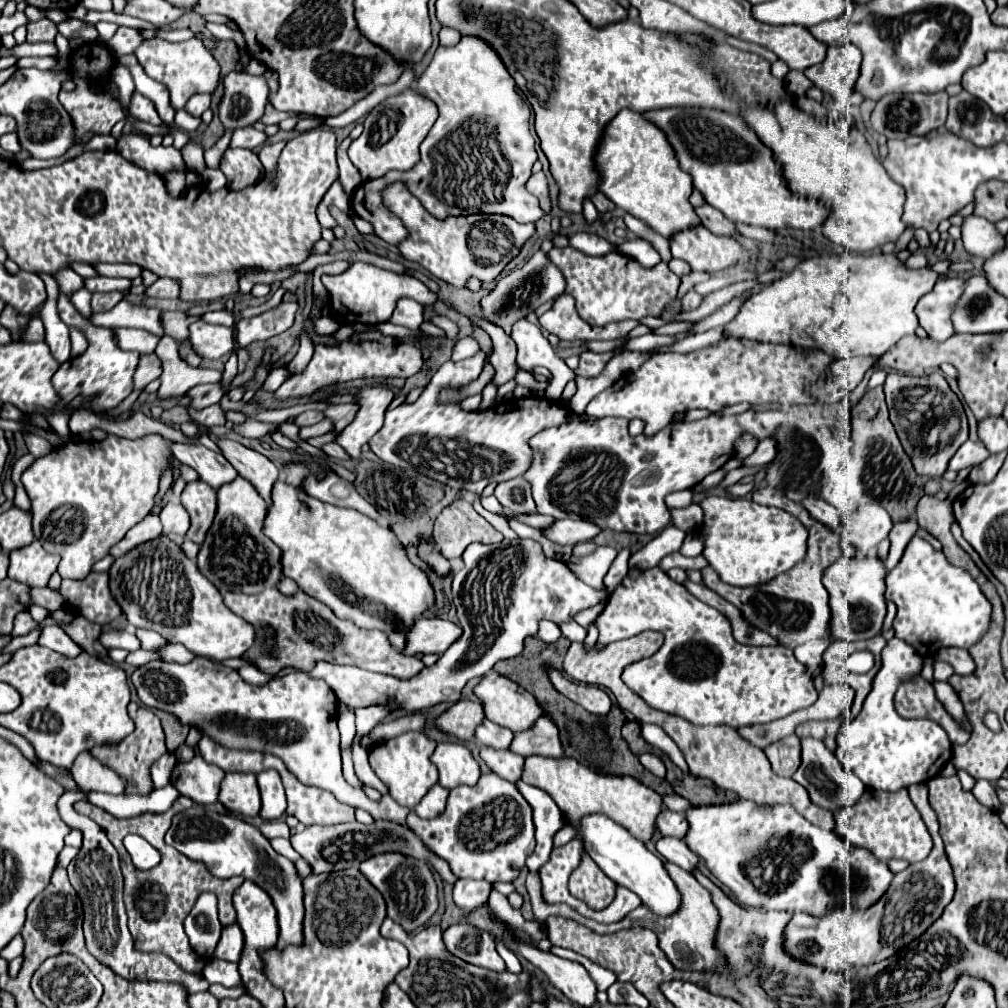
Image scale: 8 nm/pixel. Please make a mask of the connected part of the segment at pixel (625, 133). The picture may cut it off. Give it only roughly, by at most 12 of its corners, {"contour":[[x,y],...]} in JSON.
{"contour":[[624,108],[598,190],[664,238],[700,226],[666,134]]}

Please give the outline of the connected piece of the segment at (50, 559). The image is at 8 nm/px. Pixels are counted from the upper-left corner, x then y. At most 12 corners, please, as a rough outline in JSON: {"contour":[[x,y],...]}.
{"contour":[[38,540],[10,550],[8,578],[46,586],[60,562]]}

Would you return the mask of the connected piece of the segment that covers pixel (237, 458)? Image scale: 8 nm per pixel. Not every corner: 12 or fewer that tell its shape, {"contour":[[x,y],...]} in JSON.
{"contour":[[218,440],[226,460],[270,506],[280,470],[260,452]]}

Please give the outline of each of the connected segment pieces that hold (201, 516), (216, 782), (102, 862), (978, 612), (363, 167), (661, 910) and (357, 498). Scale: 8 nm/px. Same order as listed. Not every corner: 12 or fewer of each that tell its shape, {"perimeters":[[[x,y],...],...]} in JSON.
{"perimeters":[[[186,484],[182,506],[192,526],[186,538],[202,544],[214,520],[216,490]],[[202,756],[174,768],[172,784],[196,804],[218,802],[224,774]],[[64,792],[60,818],[82,830],[68,878],[82,900],[86,948],[140,980],[122,902],[118,852]],[[920,536],[886,576],[896,636],[970,648],[992,604]],[[414,88],[380,102],[348,156],[364,180],[410,170],[438,108]],[[602,814],[580,822],[600,870],[666,918],[682,904],[664,862]],[[330,472],[306,478],[304,490],[326,504],[378,520],[350,482]]]}

